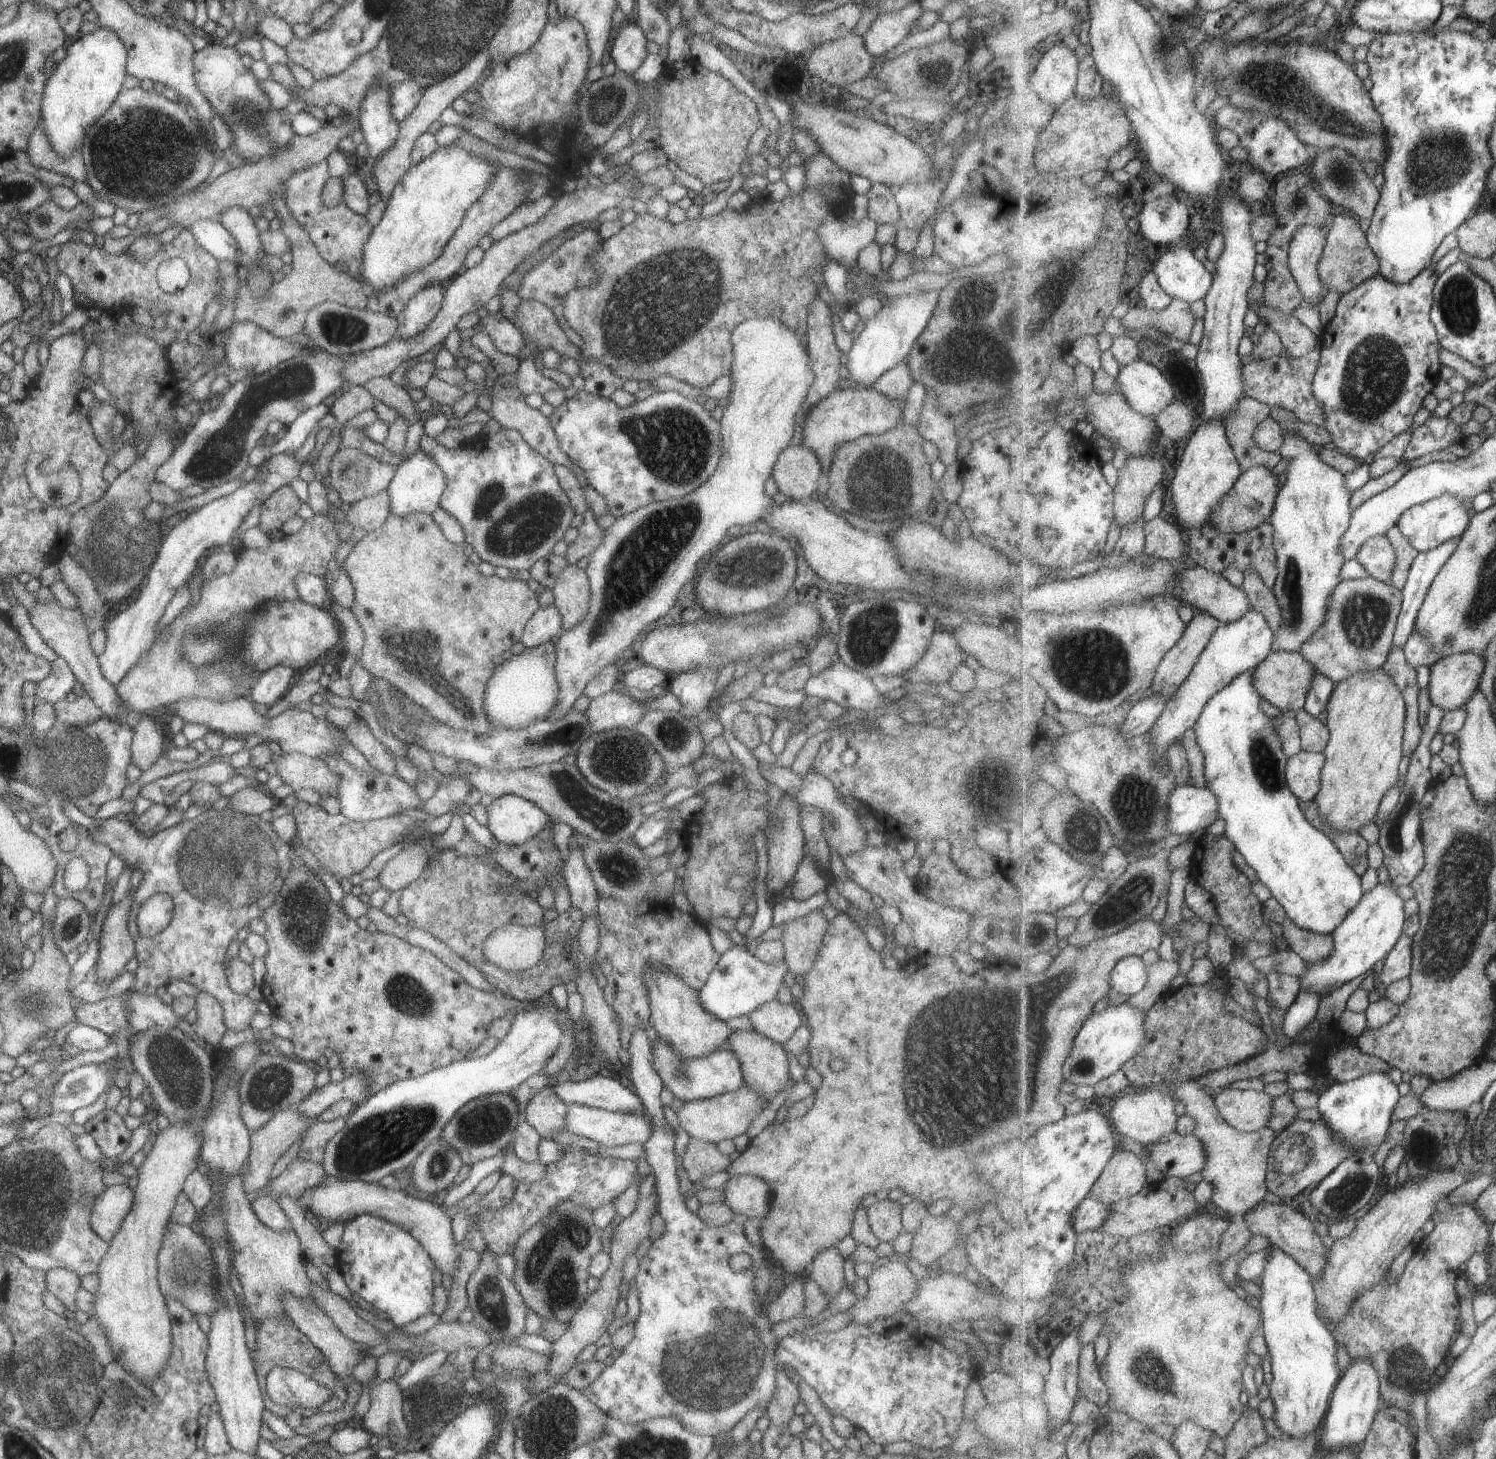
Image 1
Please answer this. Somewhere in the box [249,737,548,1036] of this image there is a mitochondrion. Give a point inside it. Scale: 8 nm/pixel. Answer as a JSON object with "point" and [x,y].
{"point":[404,993]}

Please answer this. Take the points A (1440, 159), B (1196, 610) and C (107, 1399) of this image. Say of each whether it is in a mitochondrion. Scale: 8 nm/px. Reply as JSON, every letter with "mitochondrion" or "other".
{"A":"mitochondrion","B":"other","C":"mitochondrion"}

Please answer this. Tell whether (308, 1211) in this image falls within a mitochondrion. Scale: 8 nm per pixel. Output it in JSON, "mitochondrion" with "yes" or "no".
{"mitochondrion":"no"}

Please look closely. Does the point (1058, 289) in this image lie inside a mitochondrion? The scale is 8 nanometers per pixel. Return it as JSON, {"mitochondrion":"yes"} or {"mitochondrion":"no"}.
{"mitochondrion":"no"}

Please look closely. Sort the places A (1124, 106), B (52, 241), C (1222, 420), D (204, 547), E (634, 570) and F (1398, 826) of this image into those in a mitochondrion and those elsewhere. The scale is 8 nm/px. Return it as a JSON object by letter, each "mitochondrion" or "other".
{"A":"other","B":"other","C":"other","D":"other","E":"mitochondrion","F":"mitochondrion"}

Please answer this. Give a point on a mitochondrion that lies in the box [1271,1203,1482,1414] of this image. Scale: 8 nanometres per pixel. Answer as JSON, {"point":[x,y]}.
{"point":[1405,1368]}

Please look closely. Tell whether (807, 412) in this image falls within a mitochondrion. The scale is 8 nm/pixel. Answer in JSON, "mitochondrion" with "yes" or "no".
{"mitochondrion":"no"}

